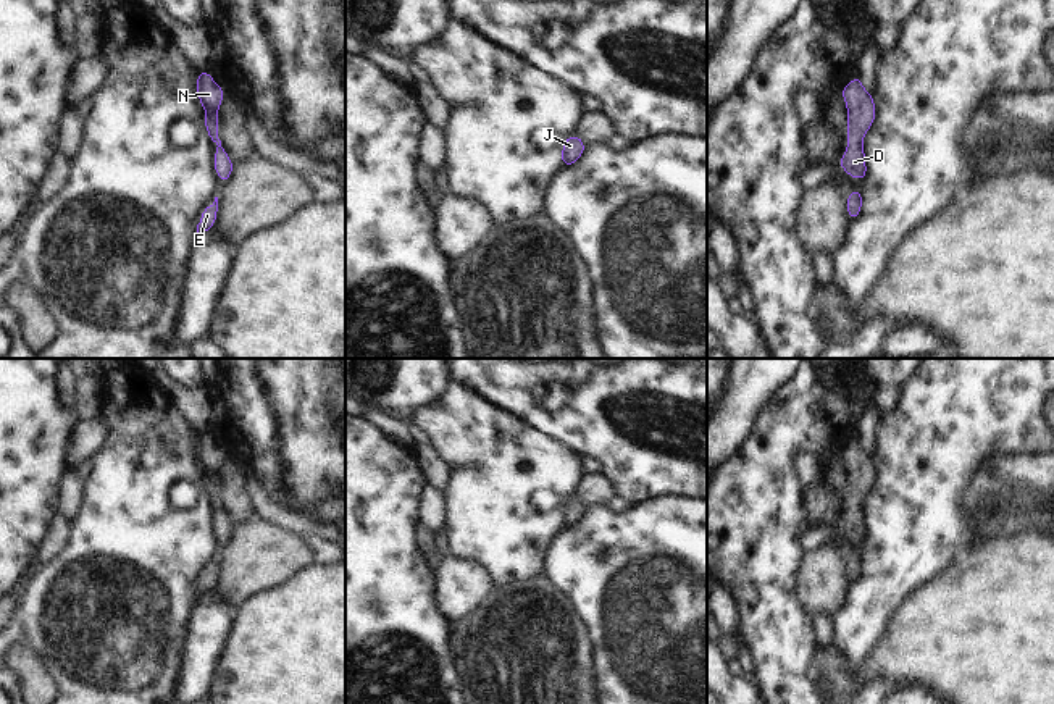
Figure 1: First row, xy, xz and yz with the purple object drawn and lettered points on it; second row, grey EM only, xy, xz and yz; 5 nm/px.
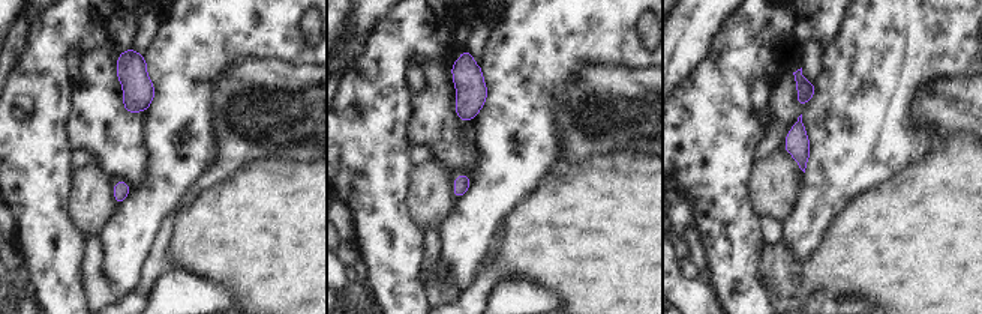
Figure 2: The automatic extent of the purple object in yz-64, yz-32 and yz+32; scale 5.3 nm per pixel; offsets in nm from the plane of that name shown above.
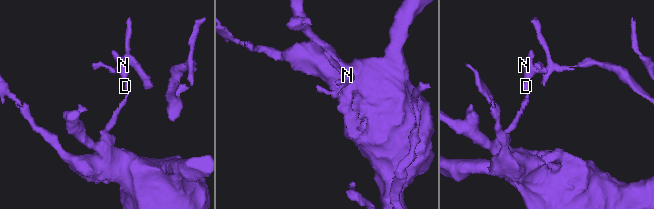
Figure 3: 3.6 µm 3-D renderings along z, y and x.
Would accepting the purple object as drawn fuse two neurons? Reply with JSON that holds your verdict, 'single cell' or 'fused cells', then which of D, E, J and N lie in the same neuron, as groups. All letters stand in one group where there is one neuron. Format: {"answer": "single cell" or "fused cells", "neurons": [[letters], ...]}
{"answer": "single cell", "neurons": [["D", "E", "J", "N"]]}

